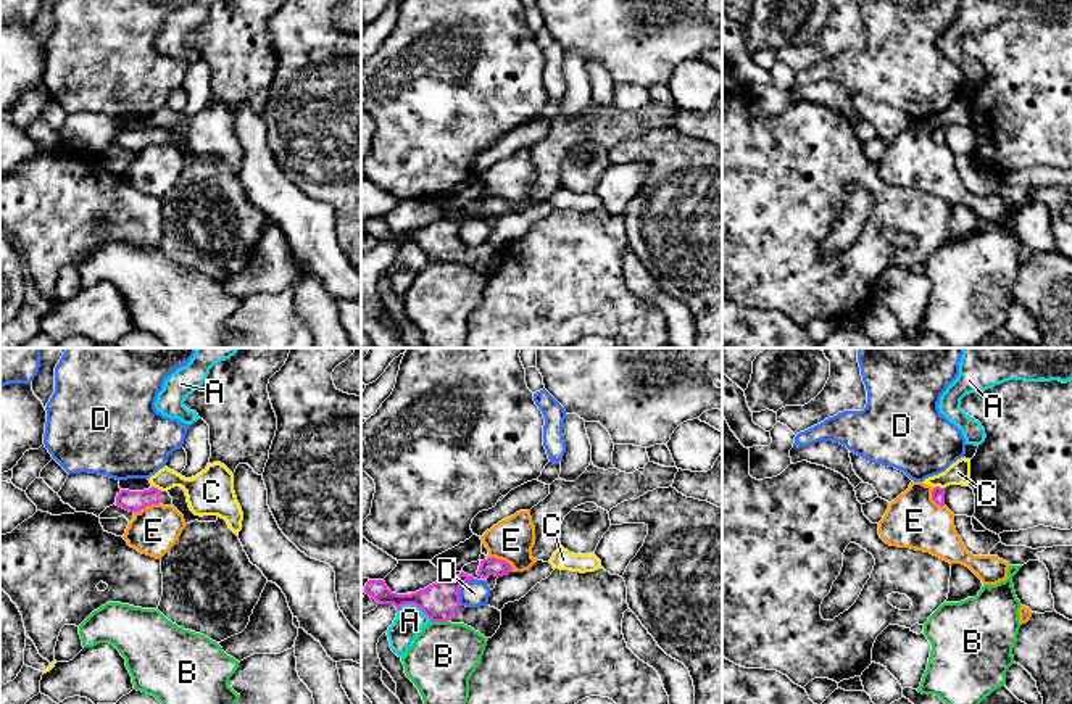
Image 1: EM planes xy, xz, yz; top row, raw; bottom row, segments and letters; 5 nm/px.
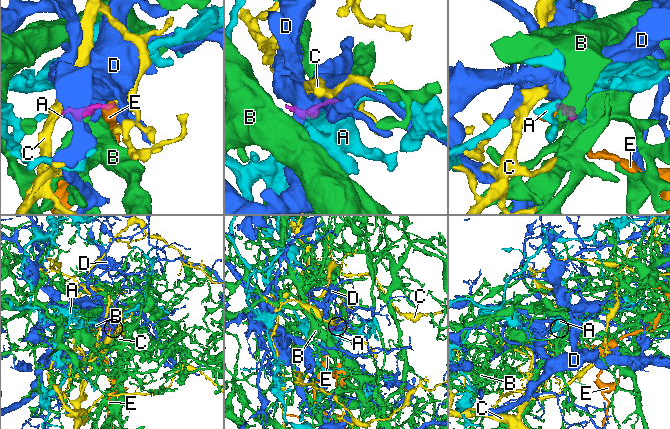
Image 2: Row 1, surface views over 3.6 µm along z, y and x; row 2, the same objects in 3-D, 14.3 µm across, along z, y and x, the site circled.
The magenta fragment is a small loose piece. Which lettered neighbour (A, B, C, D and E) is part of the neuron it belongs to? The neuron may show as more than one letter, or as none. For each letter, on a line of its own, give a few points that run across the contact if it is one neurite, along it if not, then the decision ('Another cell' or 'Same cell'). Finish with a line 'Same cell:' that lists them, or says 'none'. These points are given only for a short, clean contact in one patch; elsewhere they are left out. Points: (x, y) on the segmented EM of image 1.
A: Line: xz (398, 609), (405, 604), (416, 604), (432, 621). Another cell
B: Line: xz (432, 621), (447, 622). Another cell
C: Line: yz (943, 487), (934, 488). Another cell
D: Line: xz (476, 579), (469, 579), (460, 587), (460, 604). Another cell
E: Line: xz (489, 556), (503, 559), (513, 569). Another cell
Same cell: none

